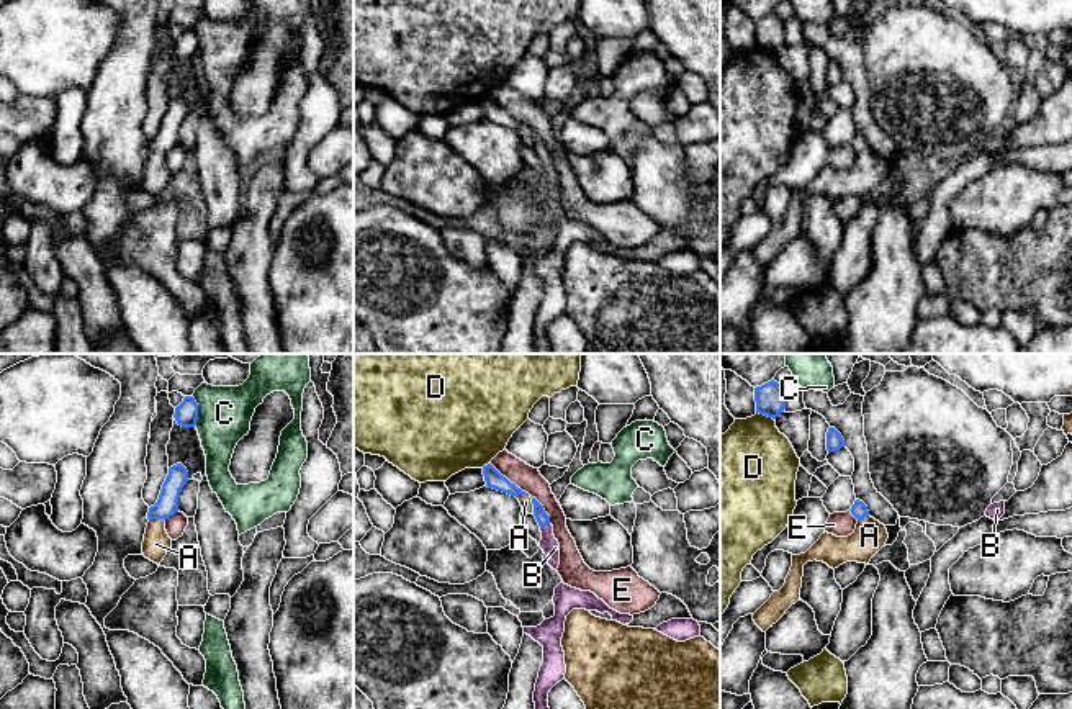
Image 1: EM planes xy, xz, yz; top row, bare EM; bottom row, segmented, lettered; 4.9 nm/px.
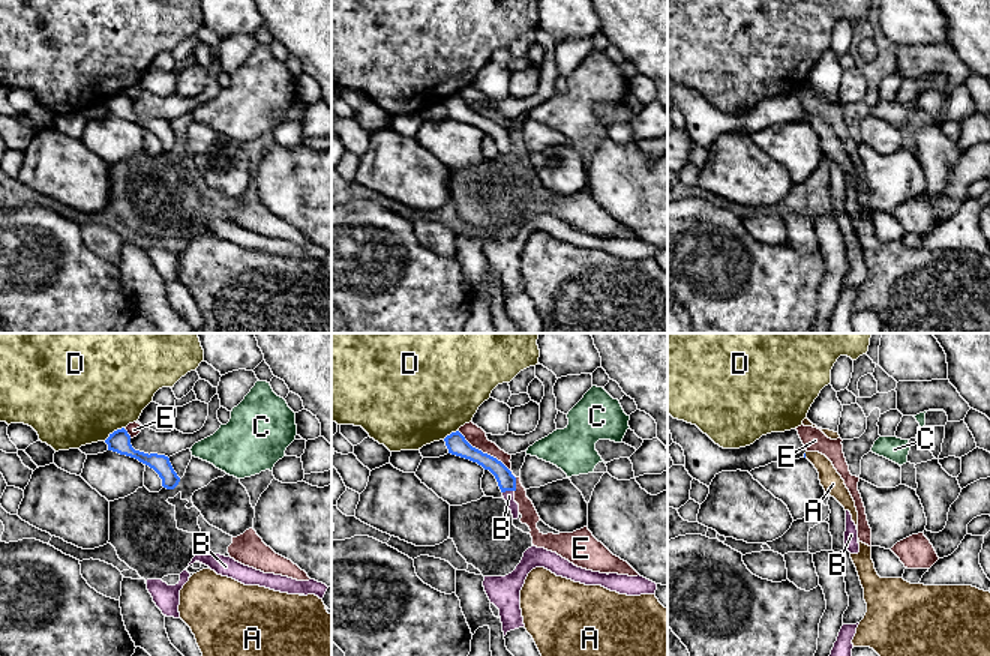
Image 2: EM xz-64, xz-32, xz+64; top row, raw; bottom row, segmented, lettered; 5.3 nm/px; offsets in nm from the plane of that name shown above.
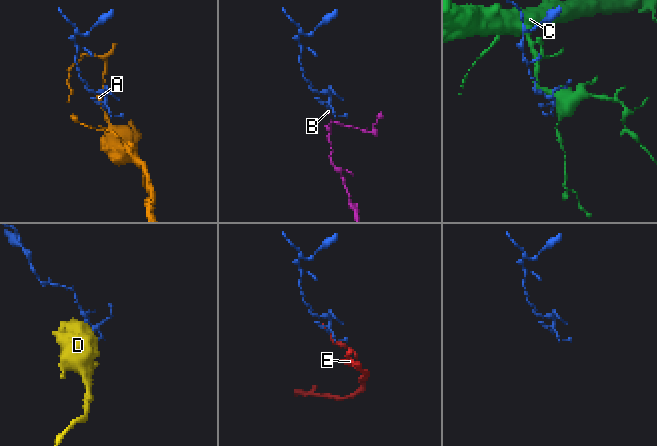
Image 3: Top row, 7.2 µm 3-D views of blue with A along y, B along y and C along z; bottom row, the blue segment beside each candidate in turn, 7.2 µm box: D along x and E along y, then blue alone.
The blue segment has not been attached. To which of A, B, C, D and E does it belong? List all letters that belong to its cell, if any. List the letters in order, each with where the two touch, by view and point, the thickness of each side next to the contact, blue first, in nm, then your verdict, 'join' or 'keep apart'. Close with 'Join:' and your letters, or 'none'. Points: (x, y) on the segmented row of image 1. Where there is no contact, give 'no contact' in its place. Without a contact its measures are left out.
A: contact xz (532, 500); calibres 70 and 60 nm; keep apart
B: contact xz (544, 526); calibres 70 and 90 nm; join
C: contact xy (197, 410); calibres 110 and 260 nm; keep apart
D: contact yz (765, 415); calibres 150 and 400 nm; keep apart
E: contact xz (524, 492); calibres 90 and 120 nm; keep apart
Join: B

